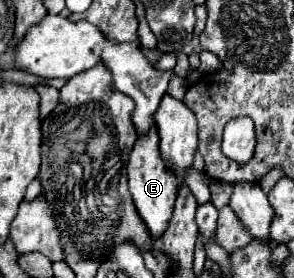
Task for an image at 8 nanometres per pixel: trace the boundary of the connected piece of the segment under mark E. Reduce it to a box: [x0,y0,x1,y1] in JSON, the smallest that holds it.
[127,129,177,239]

